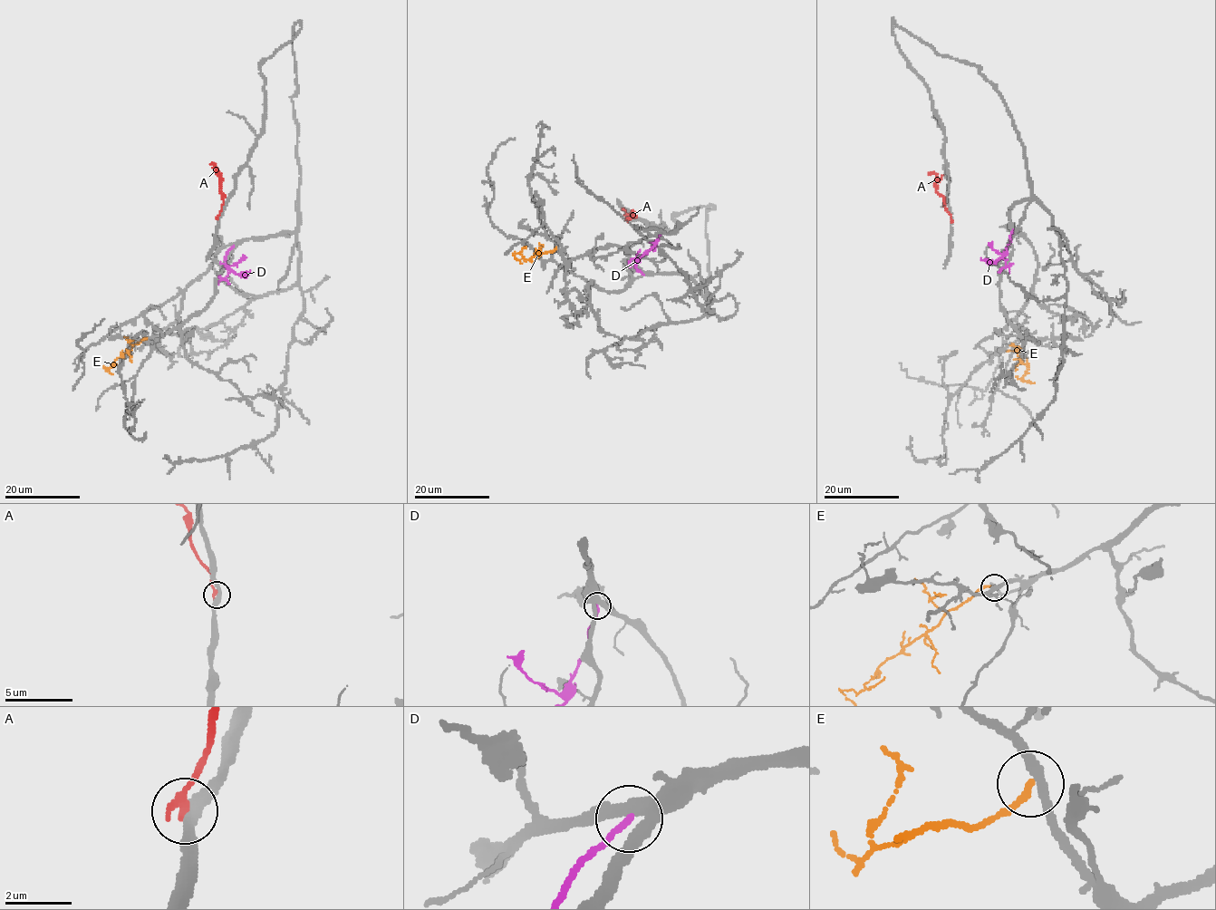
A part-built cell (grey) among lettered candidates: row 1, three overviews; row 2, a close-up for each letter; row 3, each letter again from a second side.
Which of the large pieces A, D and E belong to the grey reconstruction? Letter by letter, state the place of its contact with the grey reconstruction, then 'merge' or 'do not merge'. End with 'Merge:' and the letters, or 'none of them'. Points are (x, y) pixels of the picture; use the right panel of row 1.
A: meets grey at (951, 220); do not merge
D: meets grey at (1012, 229); do not merge
E: meets grey at (1009, 344); do not merge
Merge: none of them

